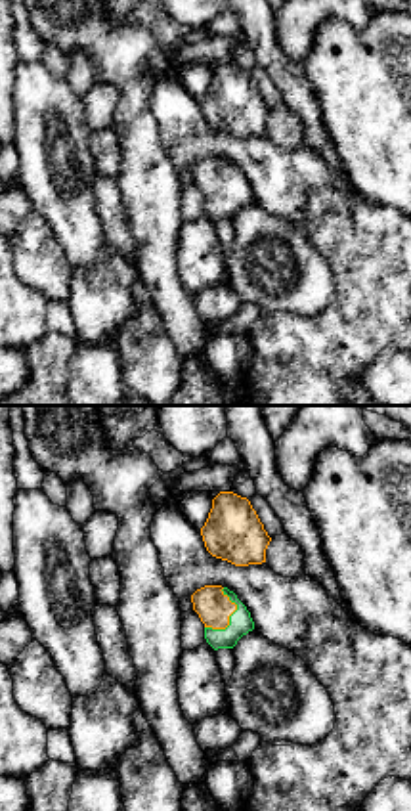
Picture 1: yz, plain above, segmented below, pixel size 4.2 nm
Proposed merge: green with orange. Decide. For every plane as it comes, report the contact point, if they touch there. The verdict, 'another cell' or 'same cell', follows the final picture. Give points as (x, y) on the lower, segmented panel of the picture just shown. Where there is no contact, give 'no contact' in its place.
contact (230, 618)

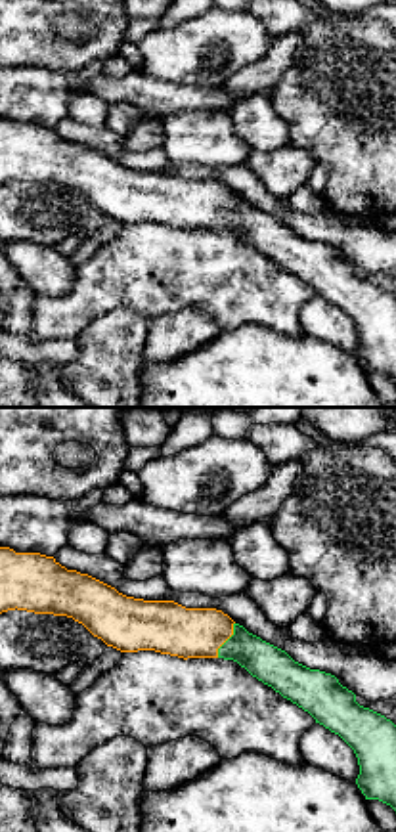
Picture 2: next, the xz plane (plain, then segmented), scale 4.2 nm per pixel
contact (228, 639)

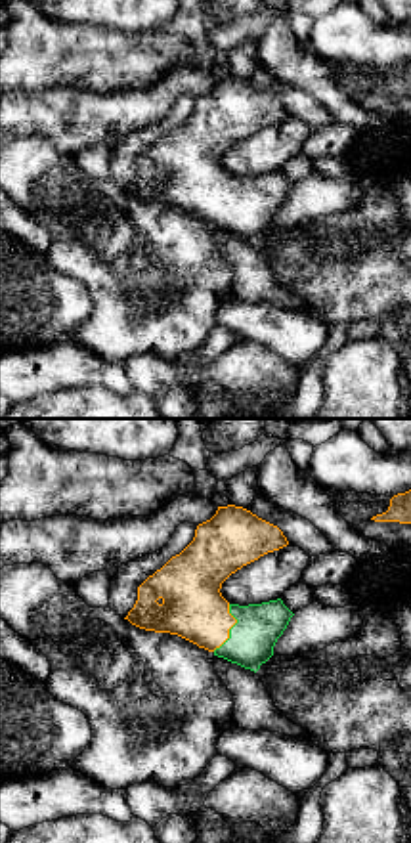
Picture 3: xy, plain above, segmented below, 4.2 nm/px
contact (230, 629)

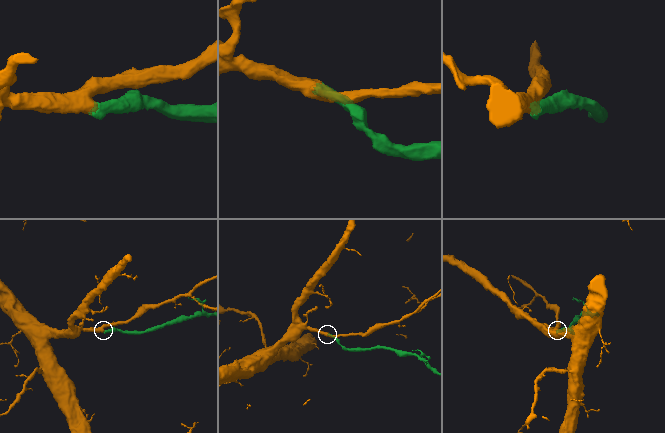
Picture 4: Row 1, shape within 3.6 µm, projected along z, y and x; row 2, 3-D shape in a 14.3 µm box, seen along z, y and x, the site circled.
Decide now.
same cell

